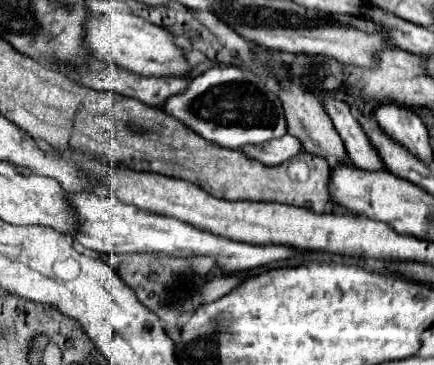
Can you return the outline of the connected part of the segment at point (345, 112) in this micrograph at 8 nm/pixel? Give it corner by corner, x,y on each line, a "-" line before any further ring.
323,94
323,106
345,144
351,164
357,168
363,168
363,170
381,170
383,162
381,162
379,154
375,152
375,148
371,146
371,142
365,136
359,122
353,118
349,104
339,98
333,98
329,94

